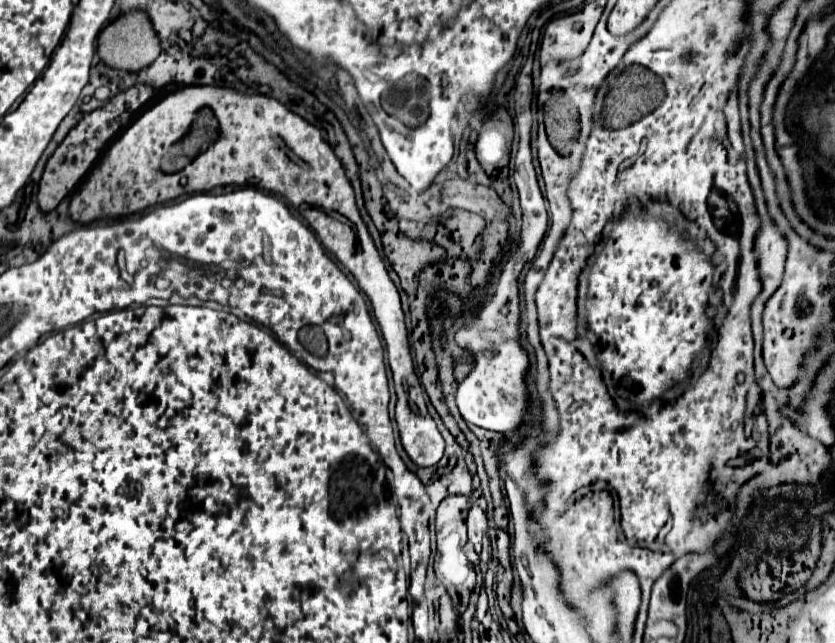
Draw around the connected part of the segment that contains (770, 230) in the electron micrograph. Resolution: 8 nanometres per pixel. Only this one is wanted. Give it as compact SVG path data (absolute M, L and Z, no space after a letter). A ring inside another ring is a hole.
M761 212L761 230L755 240L755 252L761 258L761 300L767 302L783 280L783 266L787 260L787 240L767 212Z

